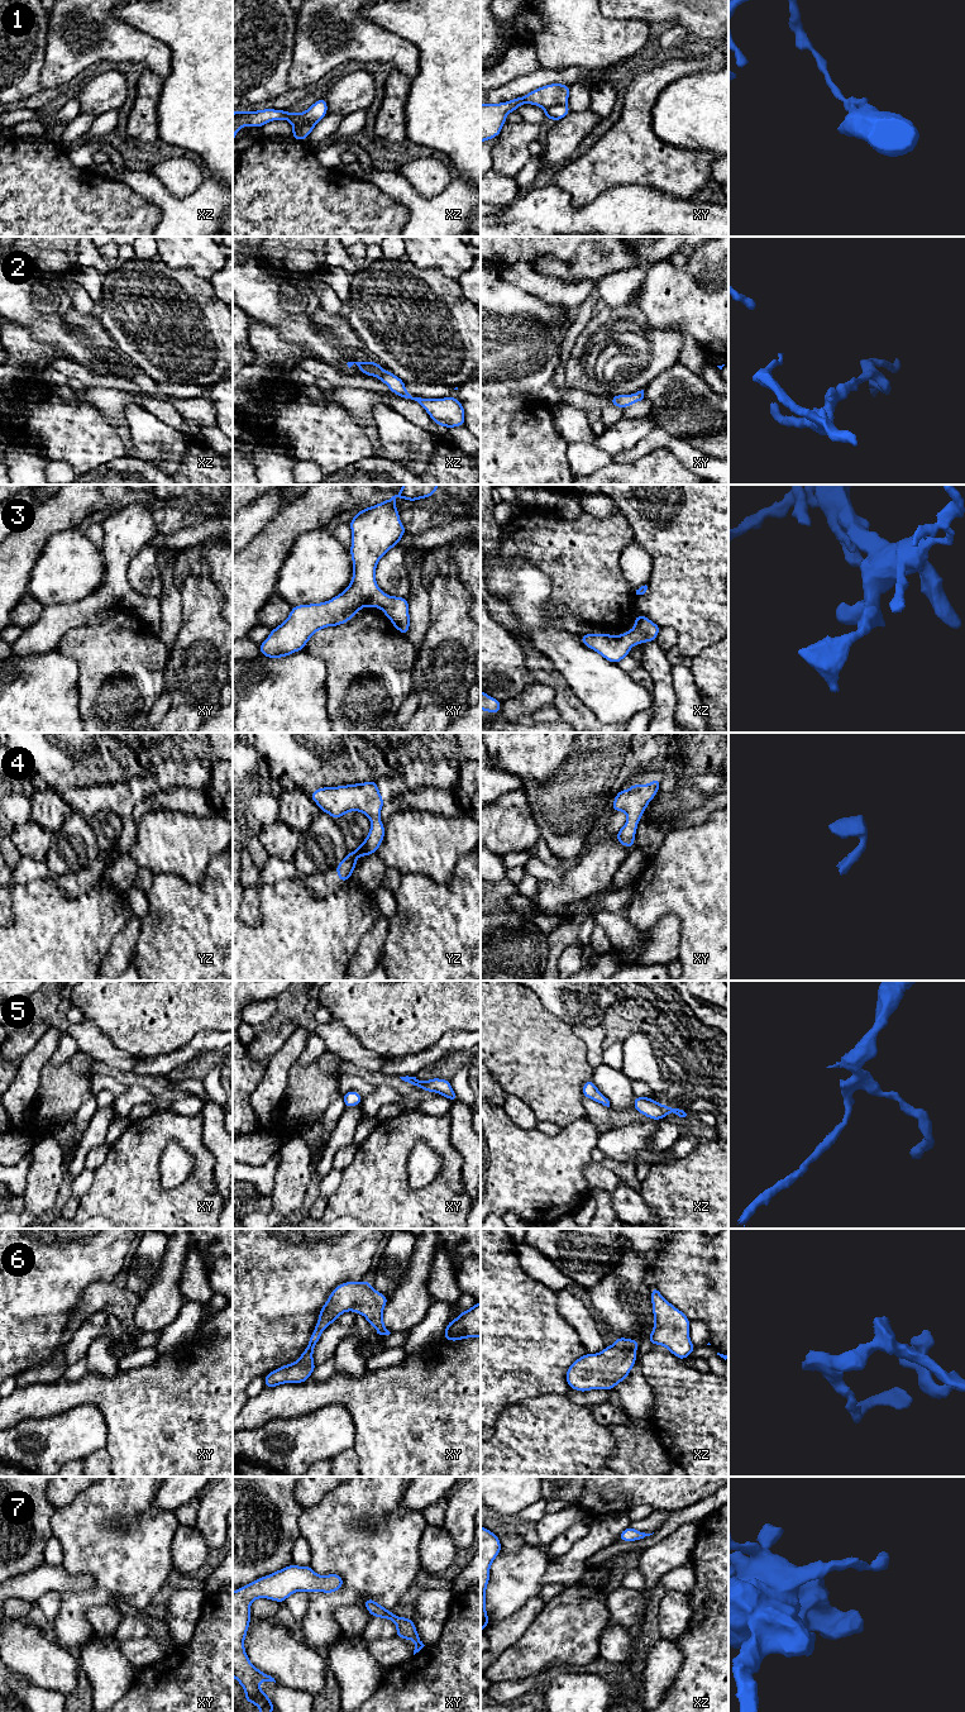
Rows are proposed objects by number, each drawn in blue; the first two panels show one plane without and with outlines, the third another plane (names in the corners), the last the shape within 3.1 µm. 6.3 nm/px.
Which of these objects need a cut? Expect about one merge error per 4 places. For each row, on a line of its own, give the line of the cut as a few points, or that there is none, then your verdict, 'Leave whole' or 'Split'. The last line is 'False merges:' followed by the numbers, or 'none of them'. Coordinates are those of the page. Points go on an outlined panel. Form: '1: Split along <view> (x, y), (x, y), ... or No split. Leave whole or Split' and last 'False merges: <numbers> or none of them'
1: Split along xy (565, 103), (552, 105), (545, 110). Split
2: No split. Leave whole
3: No split. Leave whole
4: No split. Leave whole
5: No split. Leave whole
6: No split. Leave whole
7: No split. Leave whole
False merges: 1

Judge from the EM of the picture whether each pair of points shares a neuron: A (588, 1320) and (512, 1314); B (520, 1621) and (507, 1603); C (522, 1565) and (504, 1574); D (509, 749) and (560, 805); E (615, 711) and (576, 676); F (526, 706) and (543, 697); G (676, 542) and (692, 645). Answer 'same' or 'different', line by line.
A: different
B: different
C: same
D: same
E: same
F: same
G: same

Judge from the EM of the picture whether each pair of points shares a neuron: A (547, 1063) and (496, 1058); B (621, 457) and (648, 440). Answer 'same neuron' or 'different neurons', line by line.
A: same neuron
B: same neuron

